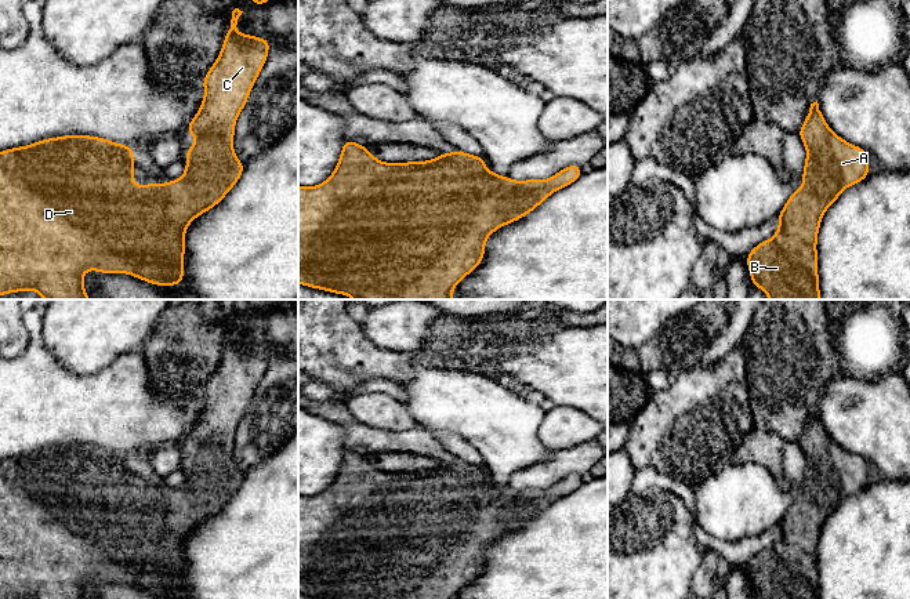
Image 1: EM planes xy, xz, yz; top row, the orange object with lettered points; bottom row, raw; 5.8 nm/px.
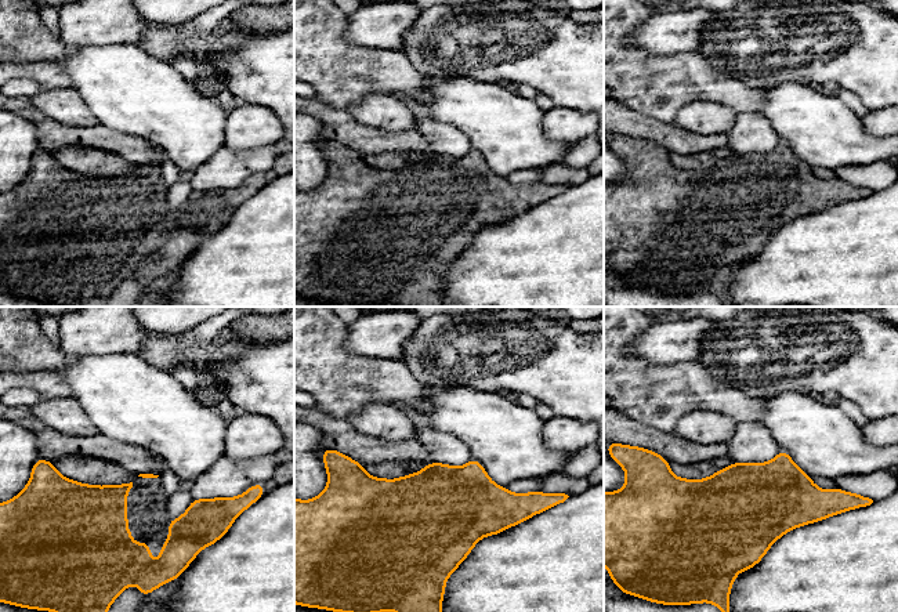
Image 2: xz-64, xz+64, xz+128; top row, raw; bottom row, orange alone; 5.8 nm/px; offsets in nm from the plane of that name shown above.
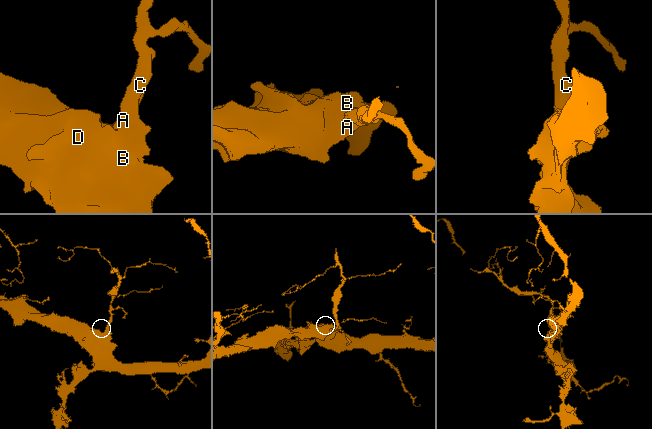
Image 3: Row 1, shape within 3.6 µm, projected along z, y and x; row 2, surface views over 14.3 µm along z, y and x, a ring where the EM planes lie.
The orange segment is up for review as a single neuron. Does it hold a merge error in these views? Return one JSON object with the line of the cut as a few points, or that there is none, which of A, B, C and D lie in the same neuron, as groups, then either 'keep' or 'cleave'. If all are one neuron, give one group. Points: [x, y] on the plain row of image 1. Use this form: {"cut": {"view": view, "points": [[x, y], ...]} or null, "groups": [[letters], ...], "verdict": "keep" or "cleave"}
{"cut": null, "groups": [["A", "B", "C", "D"]], "verdict": "keep"}

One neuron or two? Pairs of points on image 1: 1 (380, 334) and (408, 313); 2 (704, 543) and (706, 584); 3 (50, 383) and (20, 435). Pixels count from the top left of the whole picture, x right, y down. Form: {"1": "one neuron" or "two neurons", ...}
{"1": "one neuron", "2": "two neurons", "3": "one neuron"}

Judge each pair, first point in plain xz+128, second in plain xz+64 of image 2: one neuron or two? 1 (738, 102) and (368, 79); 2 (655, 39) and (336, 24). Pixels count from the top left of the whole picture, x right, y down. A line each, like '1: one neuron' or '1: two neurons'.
1: one neuron
2: two neurons

